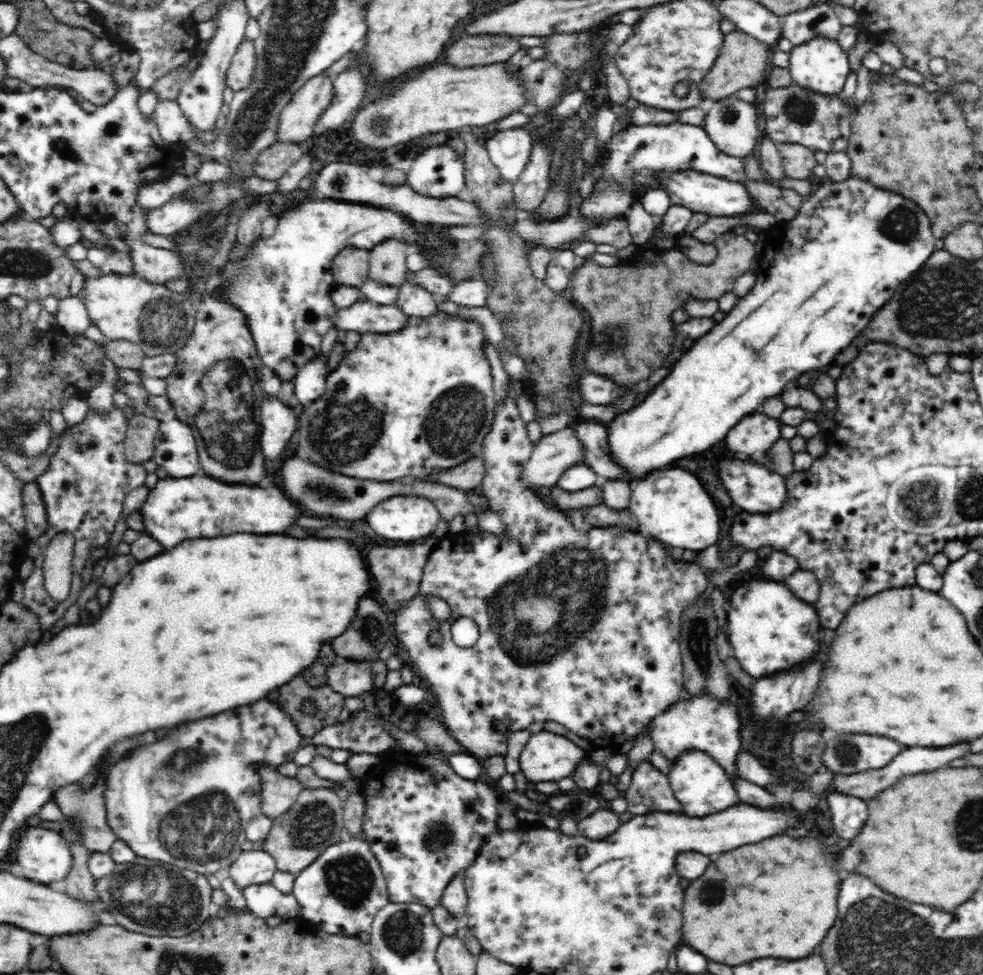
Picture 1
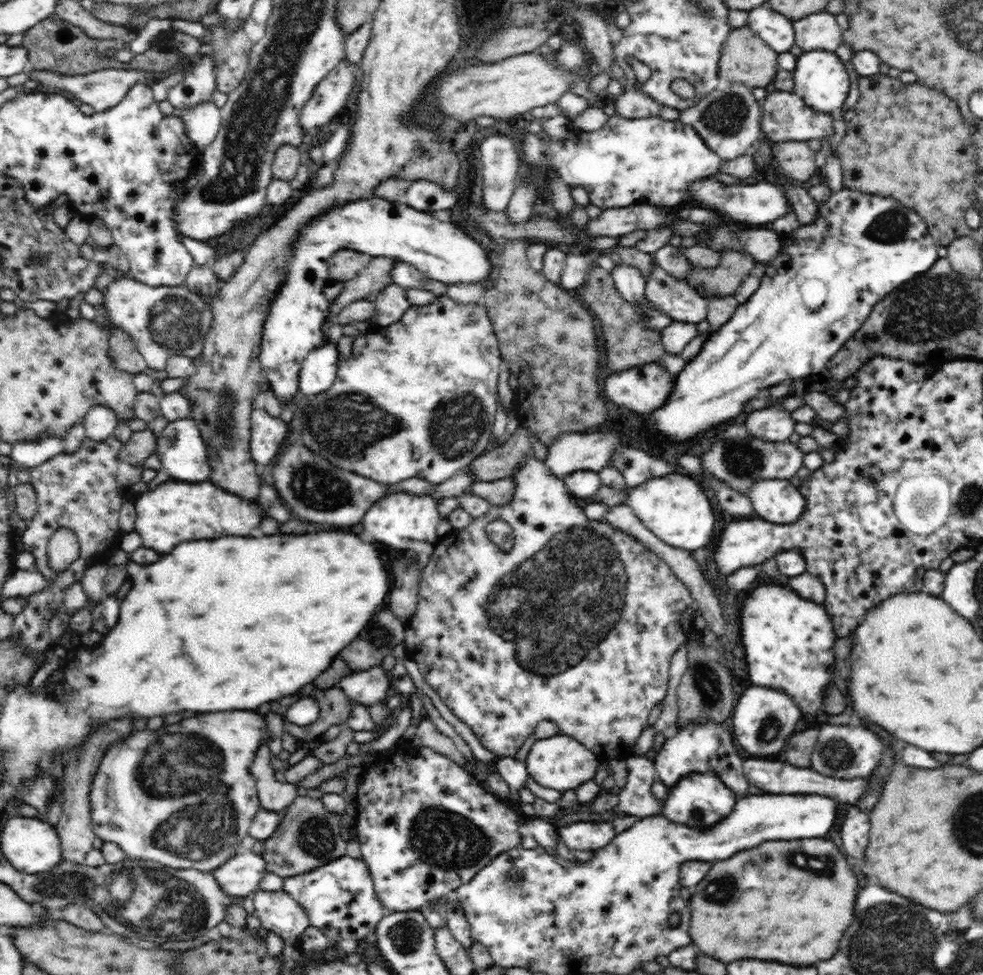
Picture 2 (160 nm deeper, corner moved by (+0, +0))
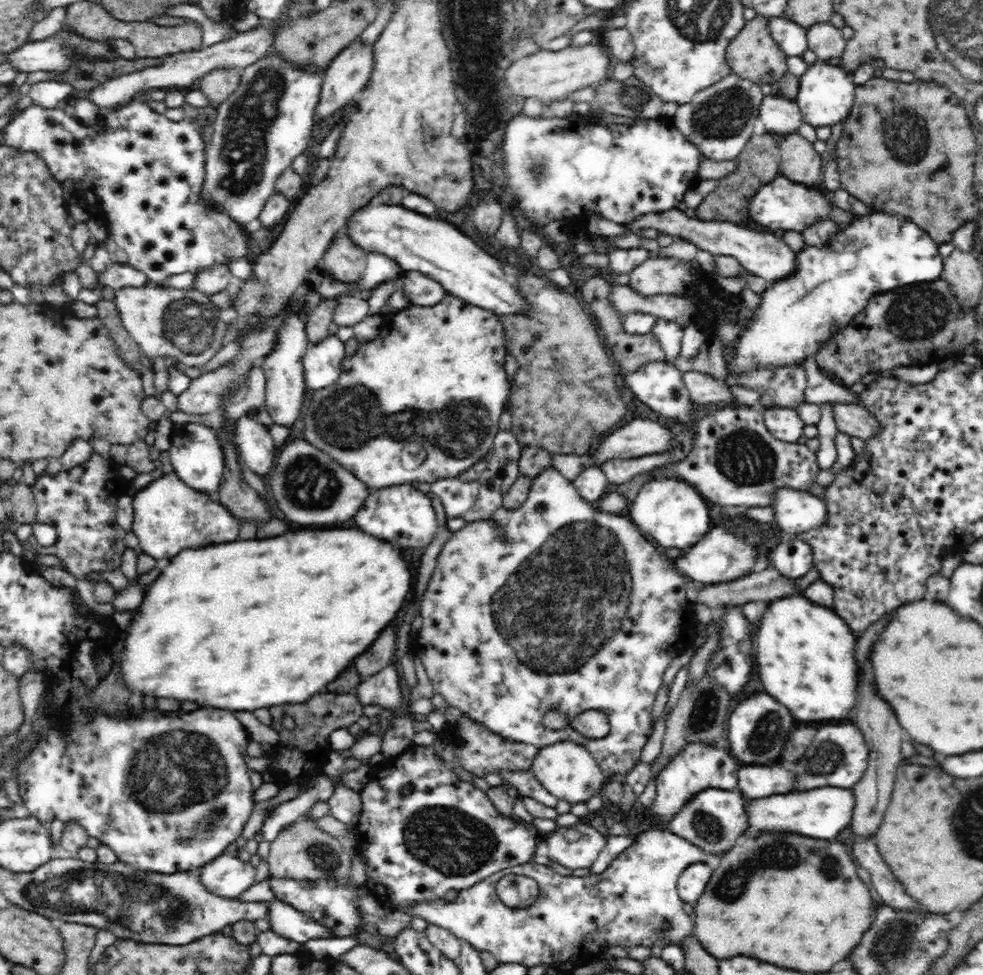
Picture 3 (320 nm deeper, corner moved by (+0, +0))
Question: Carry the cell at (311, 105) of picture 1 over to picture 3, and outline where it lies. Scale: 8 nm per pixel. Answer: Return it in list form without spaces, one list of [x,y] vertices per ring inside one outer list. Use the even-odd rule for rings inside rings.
[[[362,40],[351,42],[336,58],[333,58],[324,71],[319,103],[315,110],[316,119],[324,119],[326,116],[334,114],[336,110],[352,101],[356,92],[363,91],[366,84],[370,82],[374,63],[373,46],[362,42]]]

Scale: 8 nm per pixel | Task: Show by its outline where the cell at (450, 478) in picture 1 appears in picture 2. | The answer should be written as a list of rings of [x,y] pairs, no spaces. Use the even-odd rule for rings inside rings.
[[[518,427],[517,431],[505,442],[491,451],[480,455],[472,464],[471,469],[478,481],[486,482],[508,478],[515,474],[516,468],[534,455],[530,431]]]

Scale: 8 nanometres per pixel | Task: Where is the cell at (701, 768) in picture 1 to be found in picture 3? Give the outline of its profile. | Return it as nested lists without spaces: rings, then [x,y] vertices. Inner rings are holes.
[[[702,790],[668,824],[670,830],[678,837],[697,844],[710,855],[724,856],[744,835],[748,828],[746,799],[737,790]]]

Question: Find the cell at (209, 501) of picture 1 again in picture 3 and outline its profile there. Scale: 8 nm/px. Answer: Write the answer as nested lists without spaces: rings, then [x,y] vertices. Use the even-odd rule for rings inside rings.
[[[174,471],[163,473],[160,478],[137,490],[132,497],[134,518],[131,530],[139,540],[138,551],[155,558],[157,562],[162,562],[160,558],[174,558],[174,554],[190,546],[210,546],[210,542],[234,542],[242,526],[222,504],[212,502],[208,494],[200,494],[193,488],[188,488]]]

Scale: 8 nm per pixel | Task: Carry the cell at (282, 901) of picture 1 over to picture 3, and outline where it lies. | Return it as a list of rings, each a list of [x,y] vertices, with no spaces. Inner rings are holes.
[[[278,900],[269,903],[269,918],[272,931],[288,940],[305,943],[312,939],[338,937],[330,934],[326,926],[318,924],[312,917],[304,915],[288,904]]]

